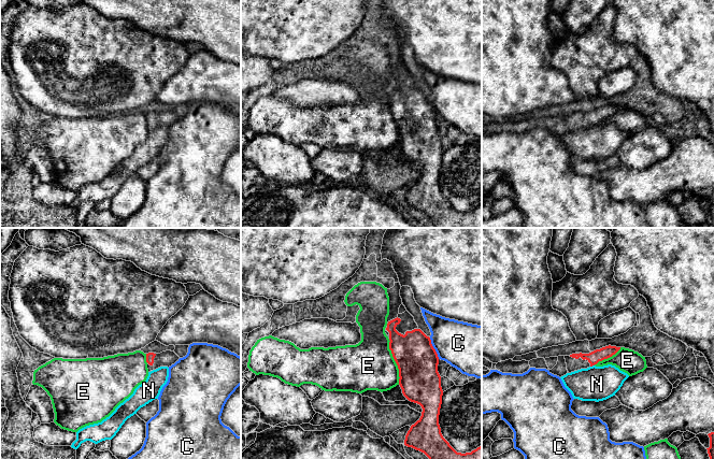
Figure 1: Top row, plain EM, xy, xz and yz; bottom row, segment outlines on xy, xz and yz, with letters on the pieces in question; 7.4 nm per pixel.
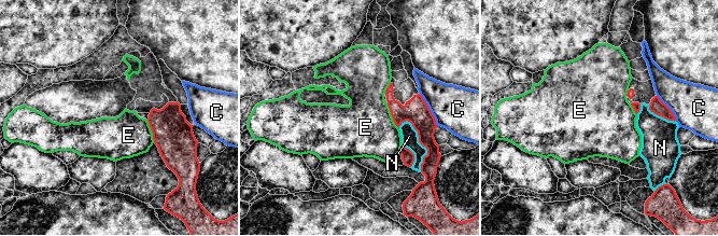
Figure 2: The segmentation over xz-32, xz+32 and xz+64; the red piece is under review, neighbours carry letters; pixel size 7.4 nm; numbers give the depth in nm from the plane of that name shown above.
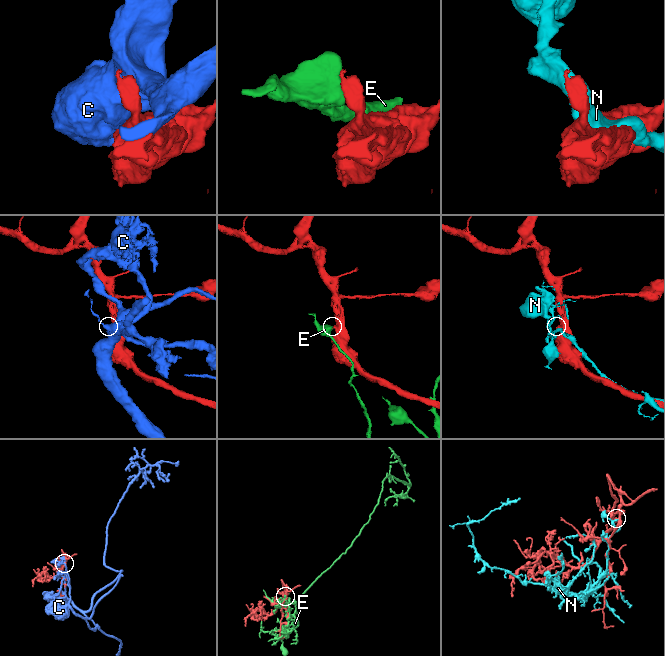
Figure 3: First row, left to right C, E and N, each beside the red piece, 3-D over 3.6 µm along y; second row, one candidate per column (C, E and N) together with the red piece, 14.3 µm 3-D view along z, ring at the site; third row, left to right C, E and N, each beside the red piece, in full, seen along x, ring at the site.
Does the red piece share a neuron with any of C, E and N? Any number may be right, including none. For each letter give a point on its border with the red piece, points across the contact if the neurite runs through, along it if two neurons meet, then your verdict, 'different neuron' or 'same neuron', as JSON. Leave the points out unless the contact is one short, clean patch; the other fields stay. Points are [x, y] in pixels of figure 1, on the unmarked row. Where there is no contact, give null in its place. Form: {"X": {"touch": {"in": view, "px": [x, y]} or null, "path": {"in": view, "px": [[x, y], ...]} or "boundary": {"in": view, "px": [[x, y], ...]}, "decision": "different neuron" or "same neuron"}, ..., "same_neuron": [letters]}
{"C": {"touch": {"in": "xz", "px": [433, 108]}, "decision": "different neuron"}, "E": {"touch": {"in": "xz", "px": [395, 119]}, "decision": "different neuron"}, "N": {"touch": {"in": "yz", "px": [591, 125]}, "decision": "different neuron"}, "same_neuron": []}

